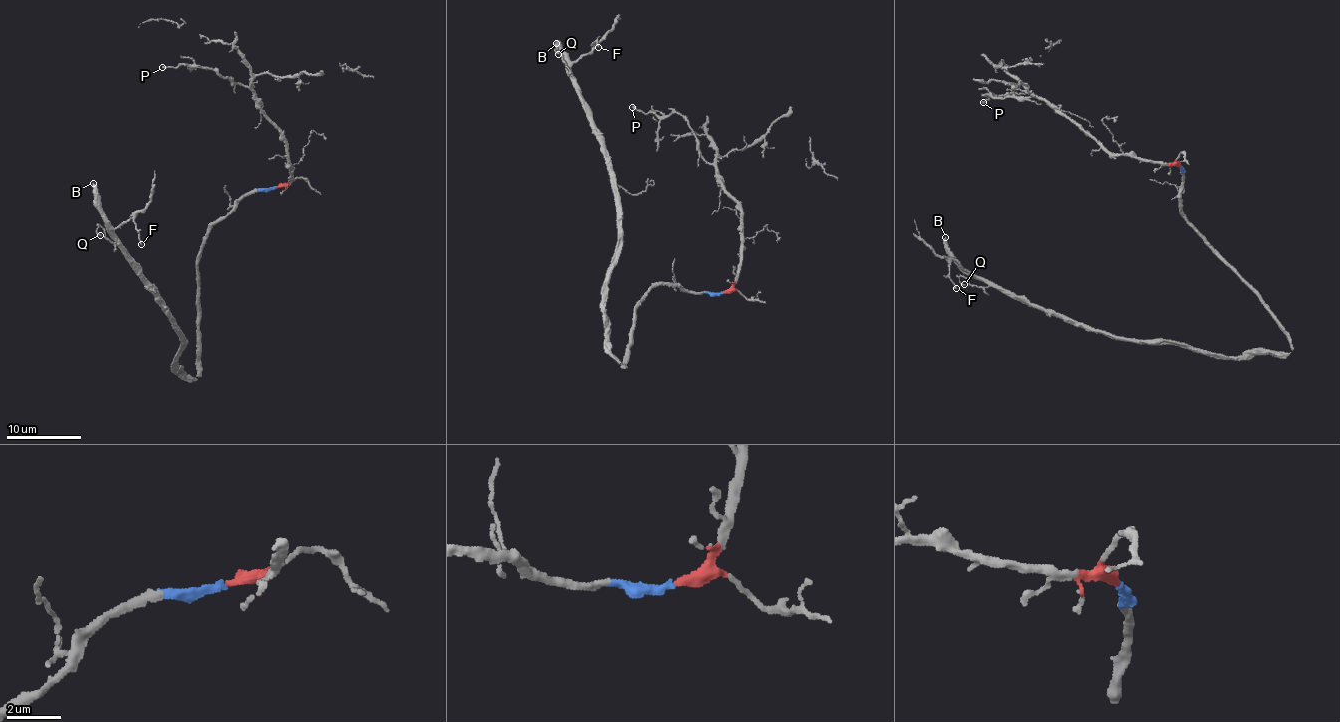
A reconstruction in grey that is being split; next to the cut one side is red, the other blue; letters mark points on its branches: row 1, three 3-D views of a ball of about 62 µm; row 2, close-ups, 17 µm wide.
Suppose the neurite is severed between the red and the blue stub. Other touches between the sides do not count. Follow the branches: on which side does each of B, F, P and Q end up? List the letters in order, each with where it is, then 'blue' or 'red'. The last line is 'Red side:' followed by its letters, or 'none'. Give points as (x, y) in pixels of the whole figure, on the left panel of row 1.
B: place (93, 183); blue
F: place (141, 244); blue
P: place (162, 67); red
Q: place (100, 235); blue
Red side: P

